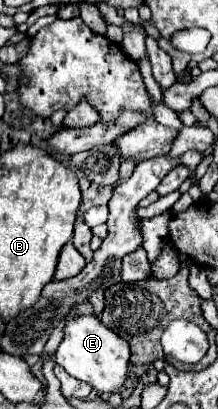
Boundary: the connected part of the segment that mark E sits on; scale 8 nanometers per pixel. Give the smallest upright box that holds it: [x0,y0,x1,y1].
[55,316,129,392]

